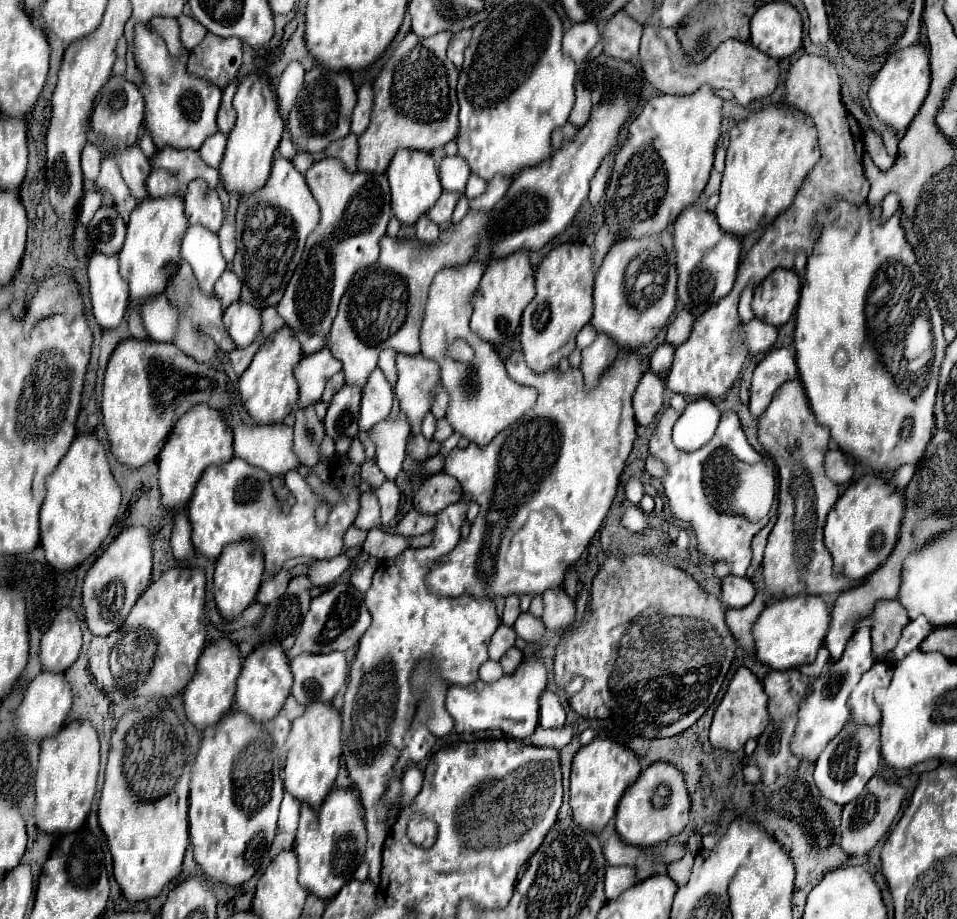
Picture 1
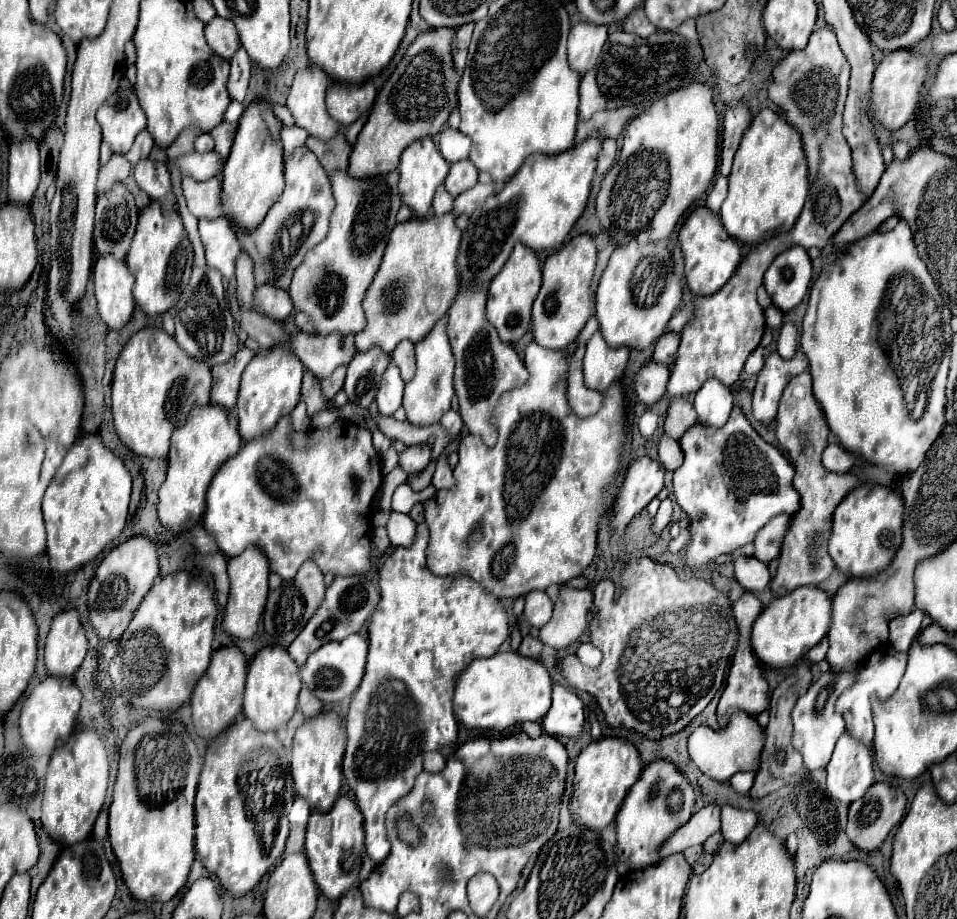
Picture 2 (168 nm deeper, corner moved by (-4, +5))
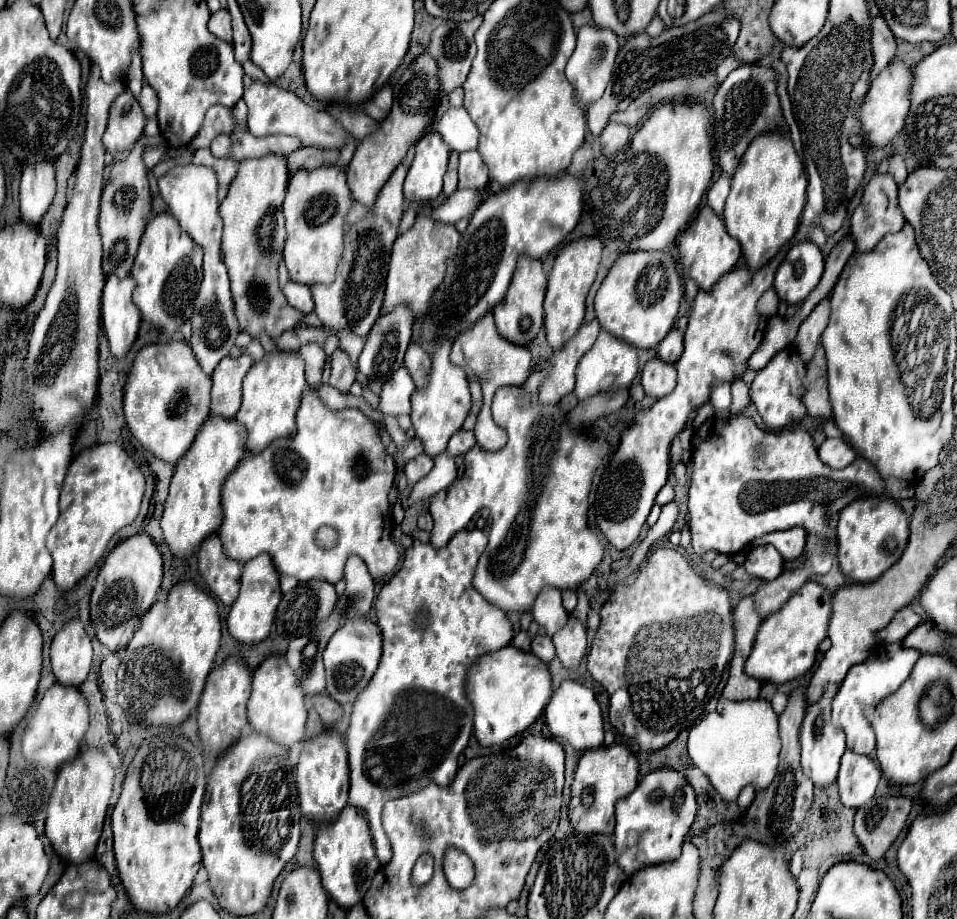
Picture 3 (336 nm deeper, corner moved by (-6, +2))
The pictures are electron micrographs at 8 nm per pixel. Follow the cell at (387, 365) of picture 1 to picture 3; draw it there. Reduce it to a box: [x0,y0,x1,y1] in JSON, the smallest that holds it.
[404,344,432,388]

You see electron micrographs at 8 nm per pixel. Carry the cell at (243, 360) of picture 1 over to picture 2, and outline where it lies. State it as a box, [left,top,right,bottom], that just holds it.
[212,349,254,409]

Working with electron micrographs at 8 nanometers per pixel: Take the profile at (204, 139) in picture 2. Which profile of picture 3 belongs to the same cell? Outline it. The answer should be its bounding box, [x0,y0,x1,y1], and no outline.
[210,134,232,158]

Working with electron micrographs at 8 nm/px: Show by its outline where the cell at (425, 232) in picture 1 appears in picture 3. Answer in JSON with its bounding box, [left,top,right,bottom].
[444,152,458,196]

